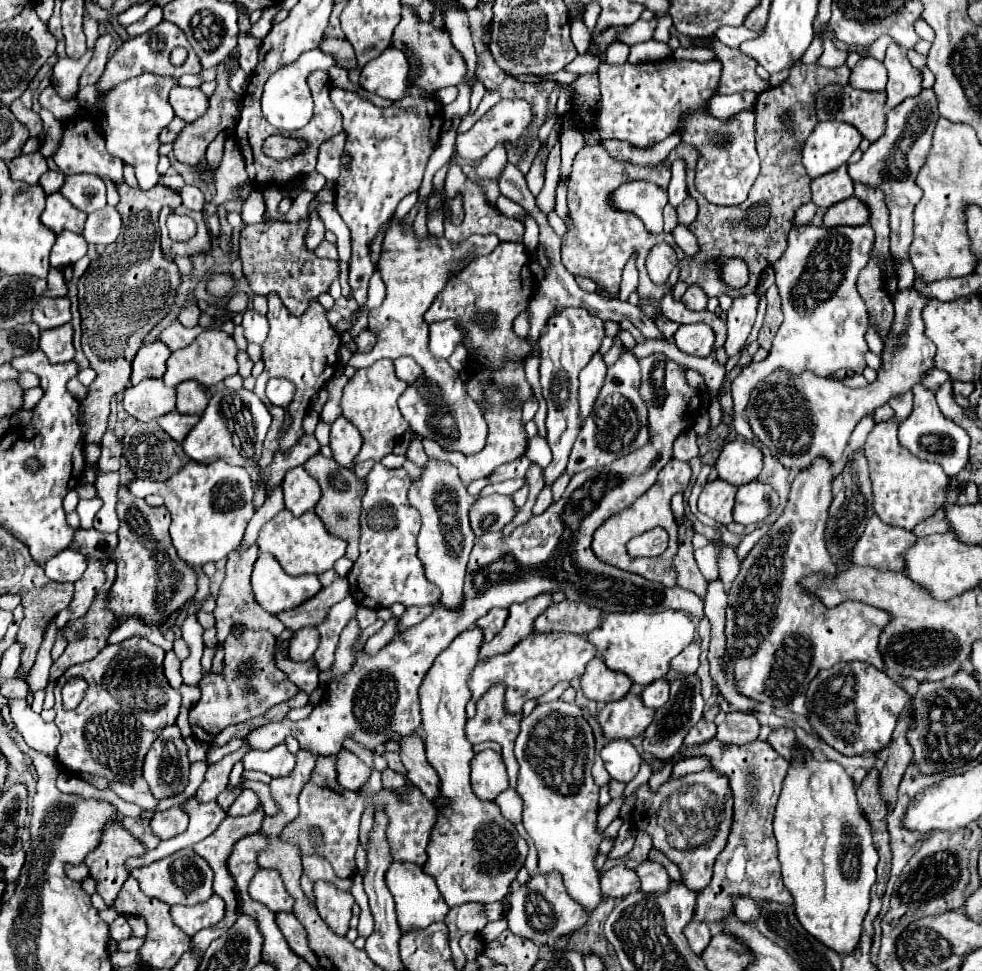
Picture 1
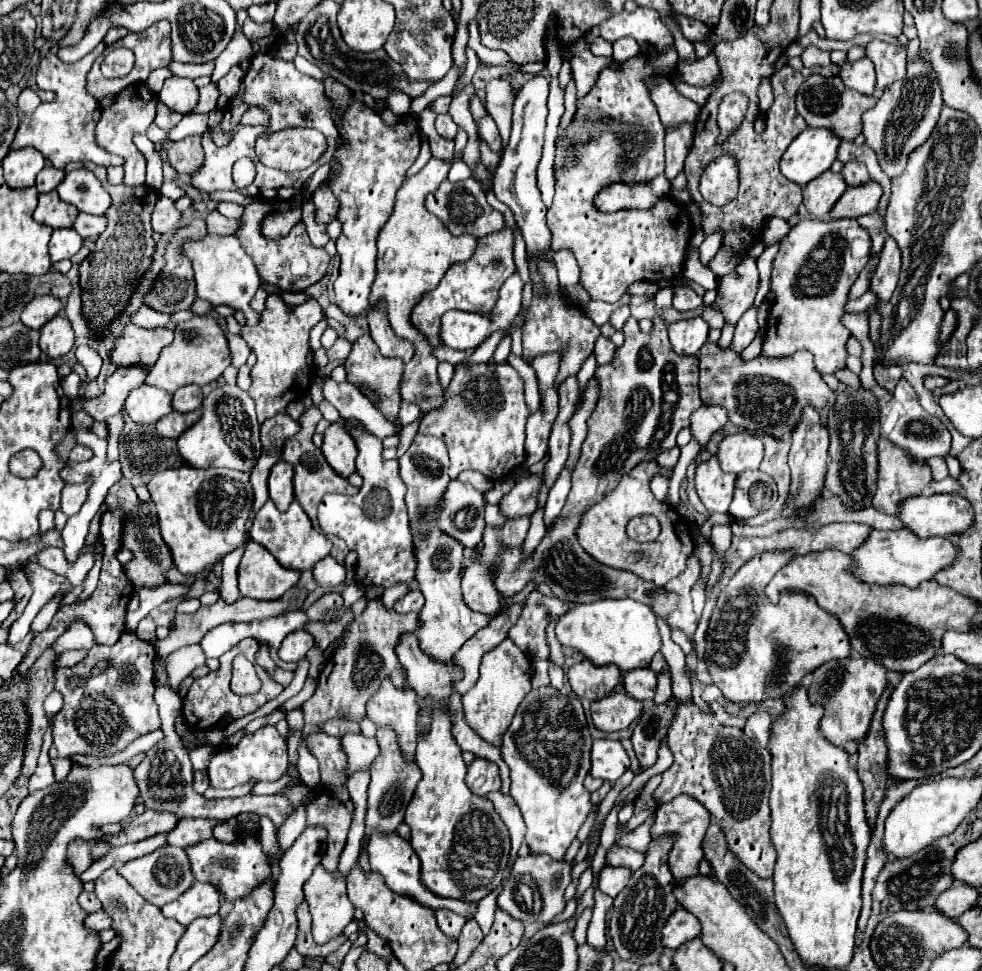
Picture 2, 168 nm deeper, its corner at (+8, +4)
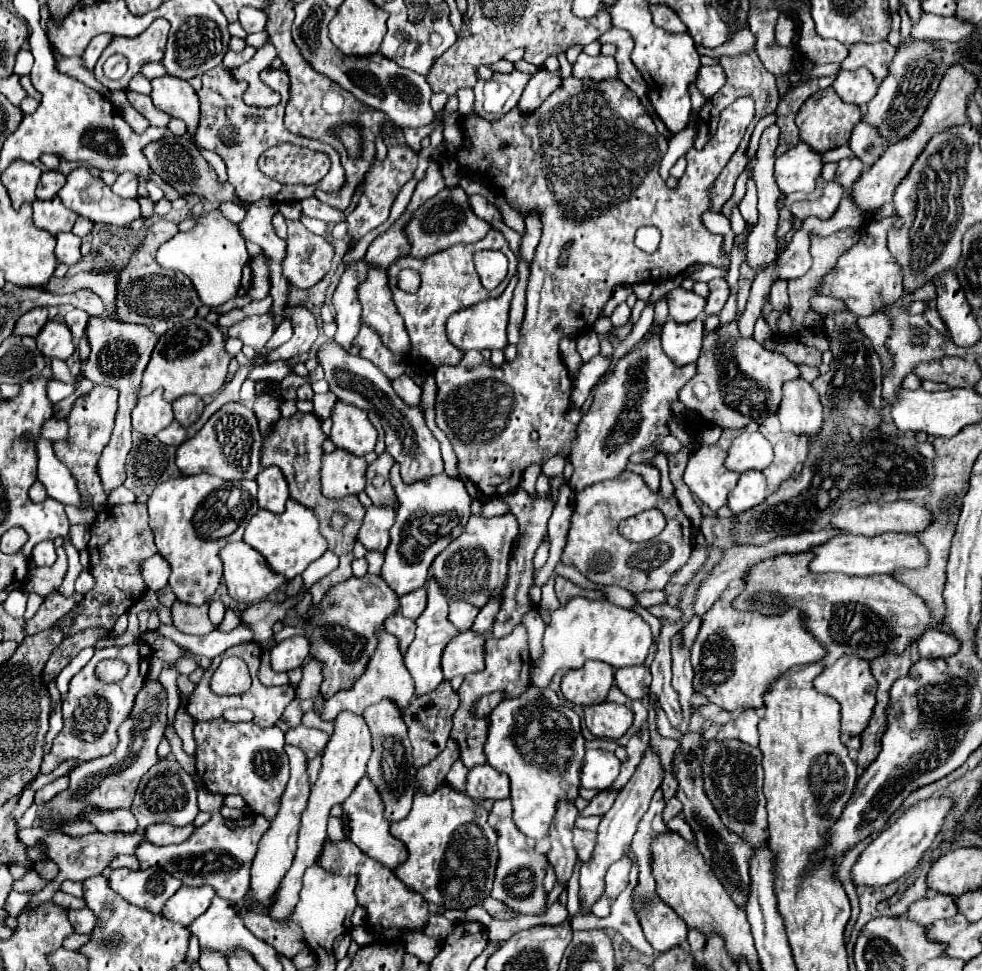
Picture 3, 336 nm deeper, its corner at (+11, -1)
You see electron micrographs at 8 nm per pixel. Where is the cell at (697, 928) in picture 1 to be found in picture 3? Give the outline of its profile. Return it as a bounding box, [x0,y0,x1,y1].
[640,902,686,954]

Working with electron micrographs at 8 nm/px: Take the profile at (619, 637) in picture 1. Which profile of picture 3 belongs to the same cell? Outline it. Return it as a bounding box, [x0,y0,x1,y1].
[532,598,652,687]

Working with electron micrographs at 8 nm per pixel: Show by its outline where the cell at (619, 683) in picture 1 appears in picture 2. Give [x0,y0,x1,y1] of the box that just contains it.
[567,659,621,701]

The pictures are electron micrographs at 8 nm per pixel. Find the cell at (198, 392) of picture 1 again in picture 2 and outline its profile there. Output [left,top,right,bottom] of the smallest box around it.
[173,385,203,413]

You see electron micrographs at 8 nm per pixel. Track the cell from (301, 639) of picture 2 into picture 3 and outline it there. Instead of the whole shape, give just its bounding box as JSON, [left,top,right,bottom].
[270,636,310,672]

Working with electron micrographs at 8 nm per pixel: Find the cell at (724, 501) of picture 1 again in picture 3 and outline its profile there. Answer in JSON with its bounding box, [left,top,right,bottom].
[684,446,740,512]

